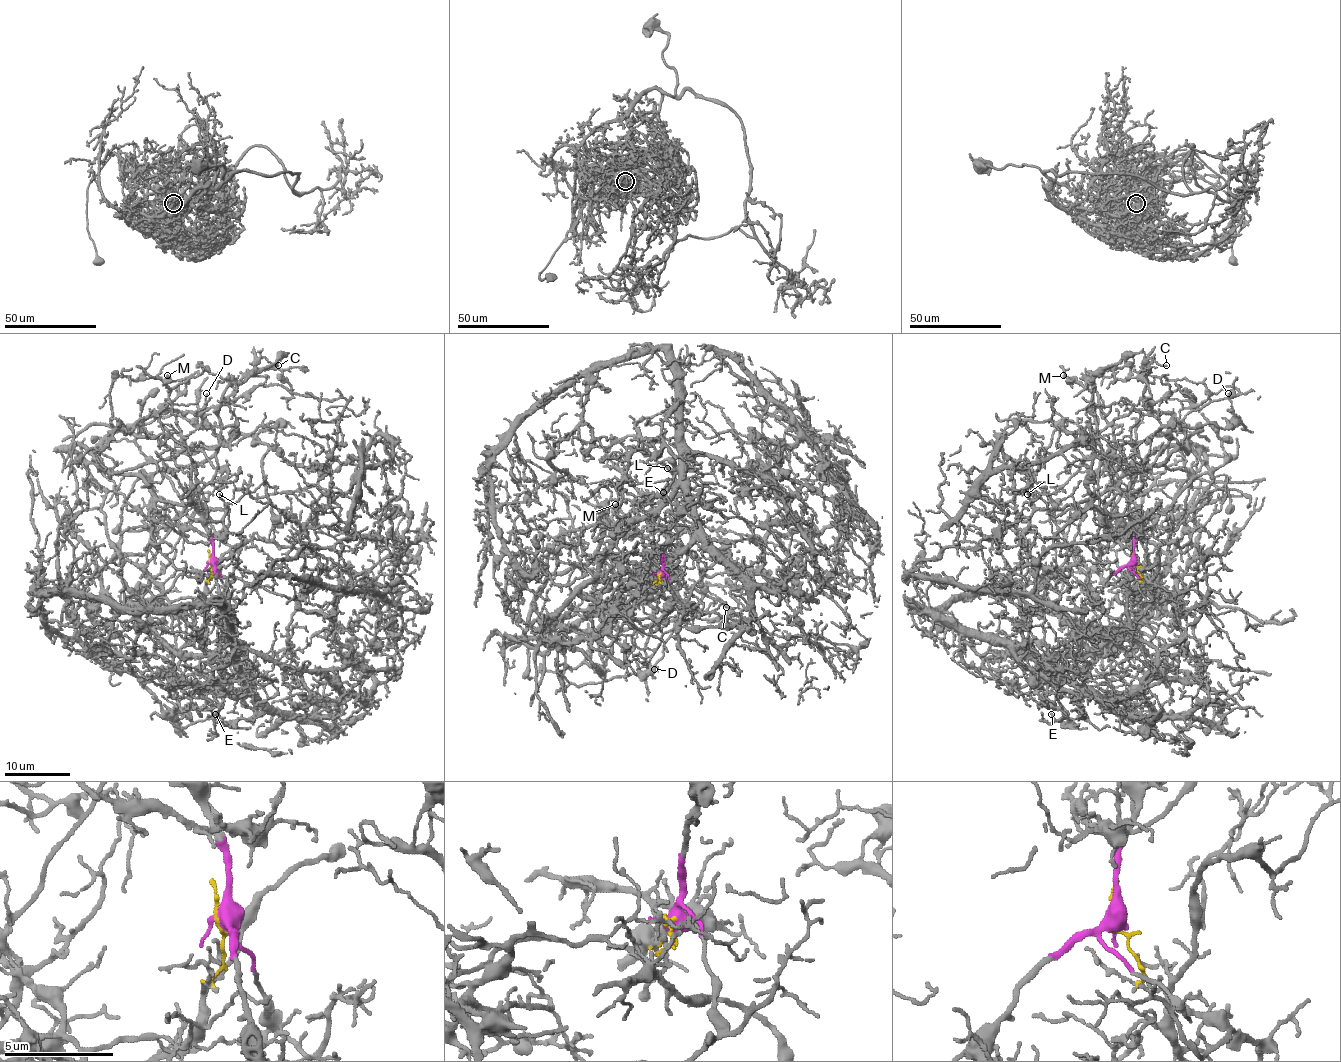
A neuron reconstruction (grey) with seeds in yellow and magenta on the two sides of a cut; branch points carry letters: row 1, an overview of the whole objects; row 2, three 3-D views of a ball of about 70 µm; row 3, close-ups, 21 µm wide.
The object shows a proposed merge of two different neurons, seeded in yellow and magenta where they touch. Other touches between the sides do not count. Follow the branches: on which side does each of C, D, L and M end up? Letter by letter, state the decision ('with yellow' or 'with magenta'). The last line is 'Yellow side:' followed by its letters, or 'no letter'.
C: with magenta
D: with magenta
L: with magenta
M: with magenta
Yellow side: no letter

